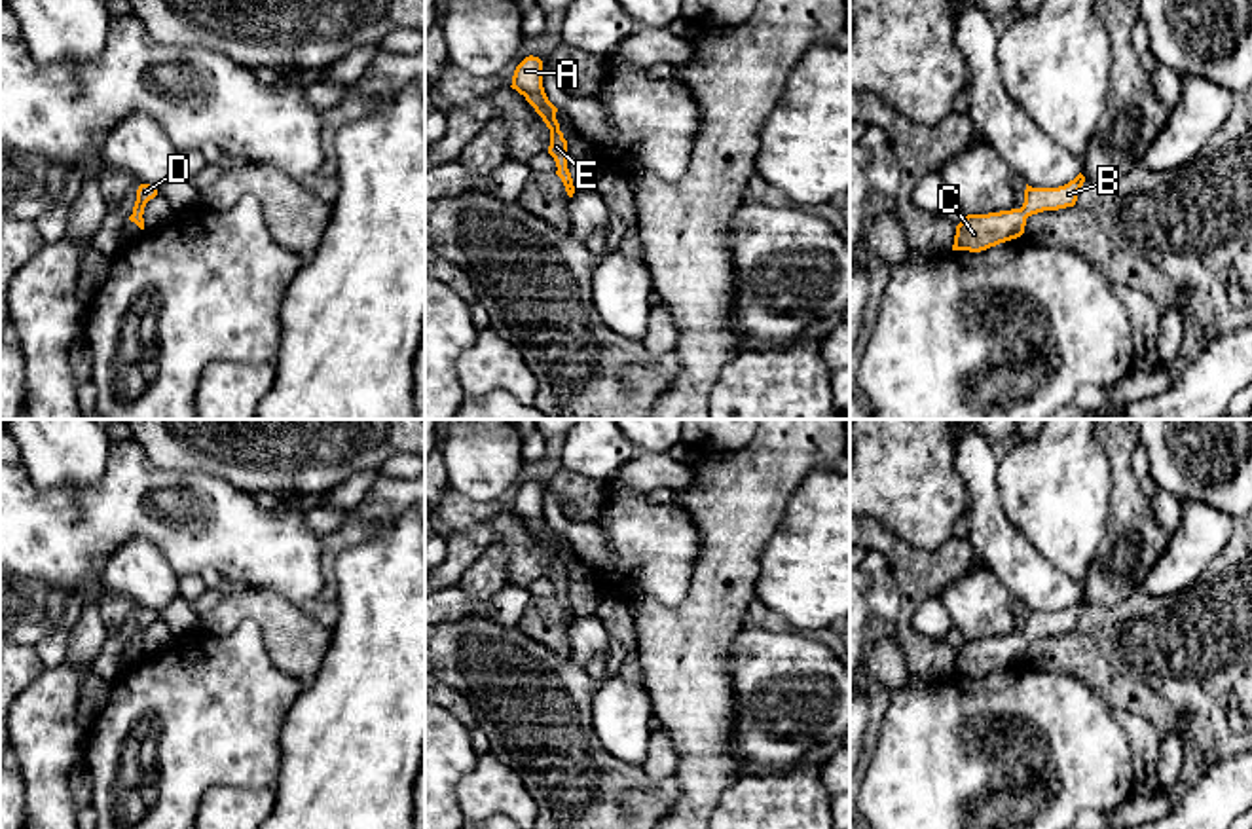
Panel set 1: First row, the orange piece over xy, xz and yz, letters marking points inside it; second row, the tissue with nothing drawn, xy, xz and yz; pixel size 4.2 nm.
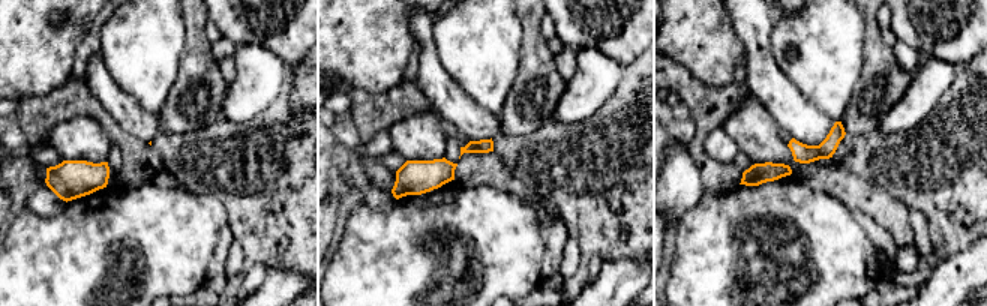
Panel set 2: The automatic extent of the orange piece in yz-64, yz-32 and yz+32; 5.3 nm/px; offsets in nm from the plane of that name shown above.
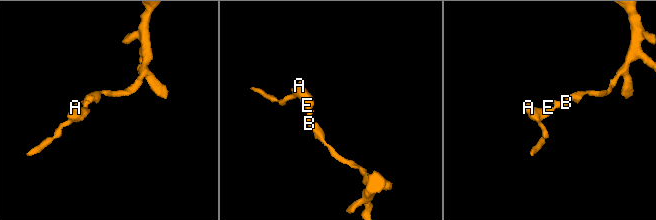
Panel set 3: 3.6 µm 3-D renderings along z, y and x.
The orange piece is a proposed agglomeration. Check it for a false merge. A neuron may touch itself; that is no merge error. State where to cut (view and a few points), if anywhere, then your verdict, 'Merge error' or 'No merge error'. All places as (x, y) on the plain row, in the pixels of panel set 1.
No split. No merge error

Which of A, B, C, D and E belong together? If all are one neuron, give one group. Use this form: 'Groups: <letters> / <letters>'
Groups: A B C D E

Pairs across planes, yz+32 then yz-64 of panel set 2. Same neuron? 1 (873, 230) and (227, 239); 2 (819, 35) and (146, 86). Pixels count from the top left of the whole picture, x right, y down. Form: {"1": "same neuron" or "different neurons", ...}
{"1": "same neuron", "2": "same neuron"}

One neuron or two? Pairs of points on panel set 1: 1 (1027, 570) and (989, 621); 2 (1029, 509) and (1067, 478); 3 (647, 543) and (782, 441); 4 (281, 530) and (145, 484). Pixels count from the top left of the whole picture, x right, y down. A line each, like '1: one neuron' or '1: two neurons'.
1: two neurons
2: one neuron
3: two neurons
4: one neuron

